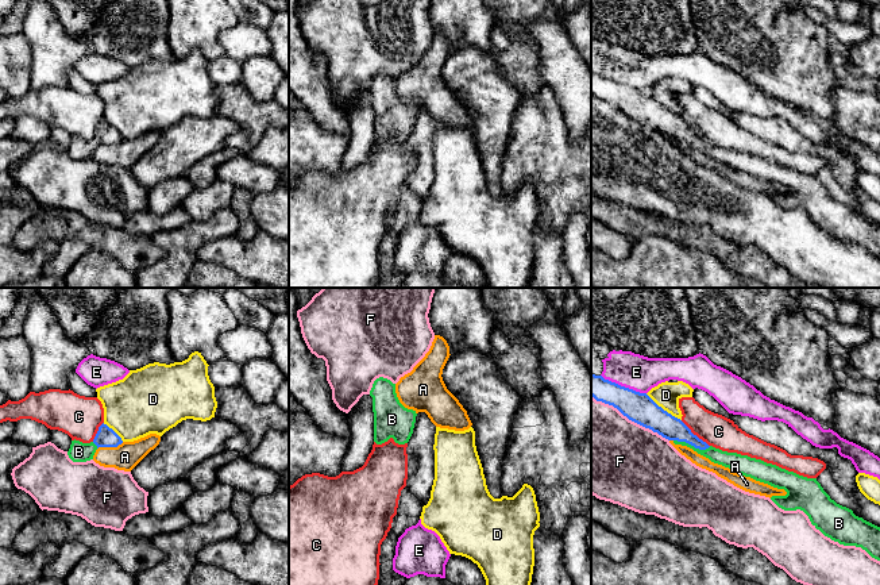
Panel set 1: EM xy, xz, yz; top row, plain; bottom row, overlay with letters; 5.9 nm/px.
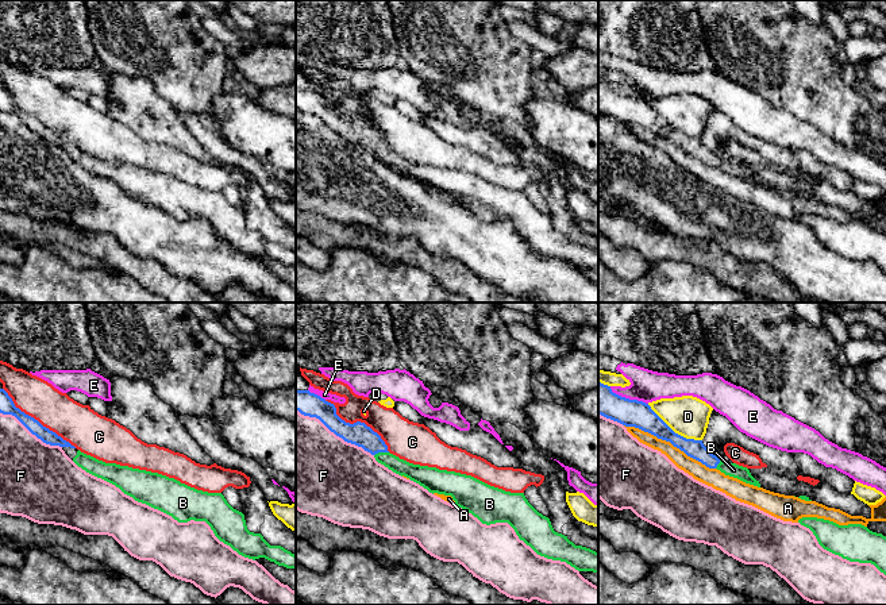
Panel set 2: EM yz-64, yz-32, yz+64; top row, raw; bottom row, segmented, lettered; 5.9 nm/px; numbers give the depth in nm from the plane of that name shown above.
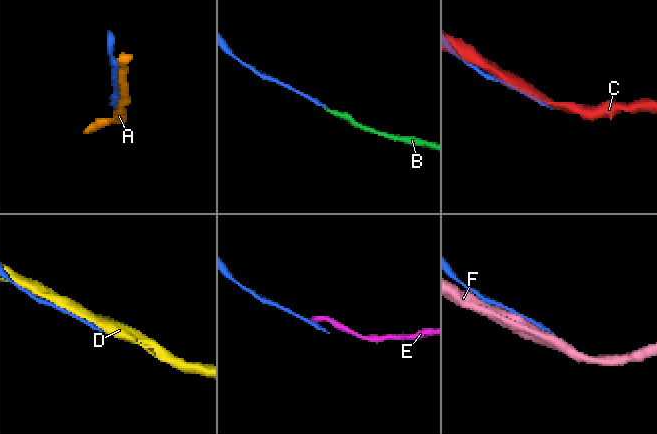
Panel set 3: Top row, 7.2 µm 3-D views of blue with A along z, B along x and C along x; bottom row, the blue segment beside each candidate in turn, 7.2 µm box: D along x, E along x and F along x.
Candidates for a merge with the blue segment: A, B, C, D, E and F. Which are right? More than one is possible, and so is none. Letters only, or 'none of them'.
B

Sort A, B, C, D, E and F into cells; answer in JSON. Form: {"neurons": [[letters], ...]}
{"neurons": [["A"], ["B"], ["C"], ["D"], ["E"], ["F"]]}

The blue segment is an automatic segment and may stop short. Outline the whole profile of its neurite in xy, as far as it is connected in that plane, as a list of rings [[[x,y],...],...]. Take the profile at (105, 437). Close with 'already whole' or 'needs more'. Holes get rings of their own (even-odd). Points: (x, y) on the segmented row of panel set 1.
[[[103,423],[90,443],[82,443],[76,439],[72,440],[67,455],[73,462],[86,462],[93,459],[93,455],[99,447],[117,447],[121,443],[121,438]]]; needs more

